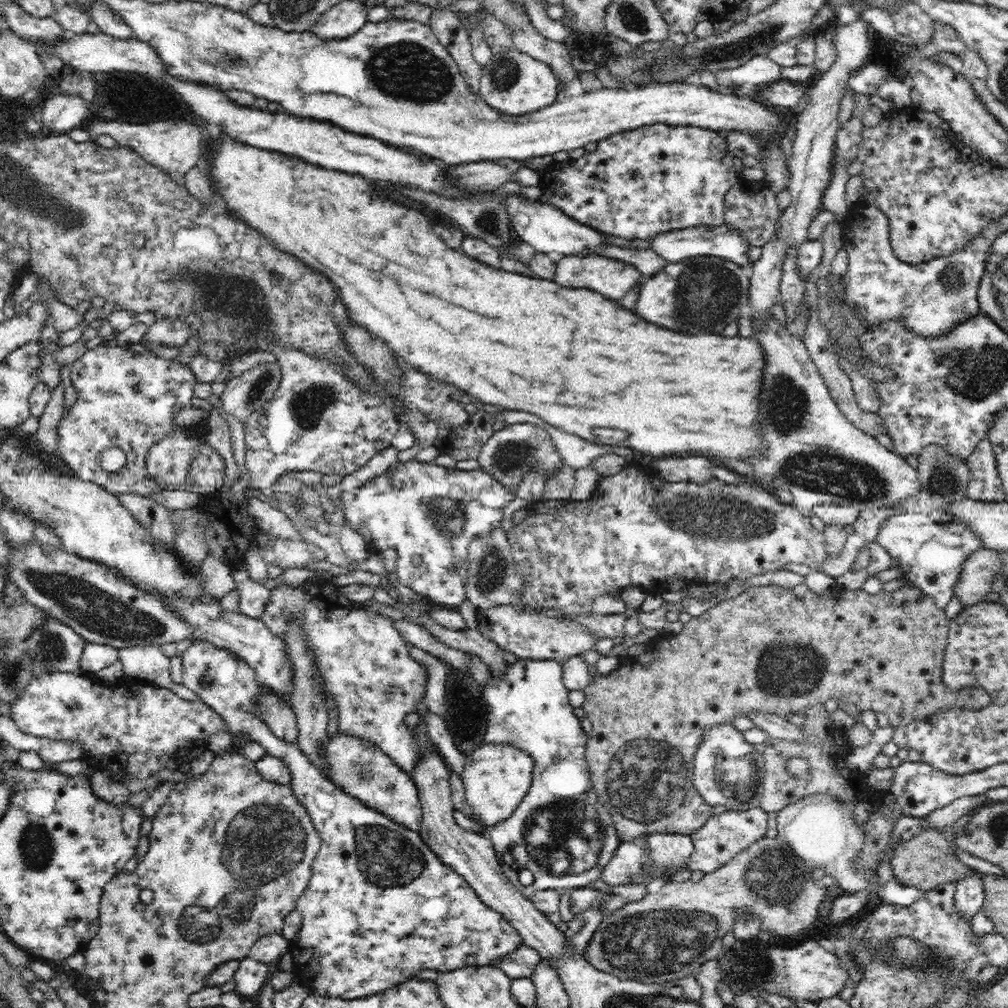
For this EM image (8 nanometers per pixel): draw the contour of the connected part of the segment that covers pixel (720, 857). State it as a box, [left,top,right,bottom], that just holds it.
[686,806,770,875]

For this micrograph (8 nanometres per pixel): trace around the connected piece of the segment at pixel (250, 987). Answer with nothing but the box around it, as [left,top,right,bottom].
[235,956,268,996]

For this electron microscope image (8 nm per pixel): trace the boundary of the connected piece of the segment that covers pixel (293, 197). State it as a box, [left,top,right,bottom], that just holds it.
[211,137,771,462]

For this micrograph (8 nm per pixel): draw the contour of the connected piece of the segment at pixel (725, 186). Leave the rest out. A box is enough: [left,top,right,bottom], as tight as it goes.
[536,123,742,241]

